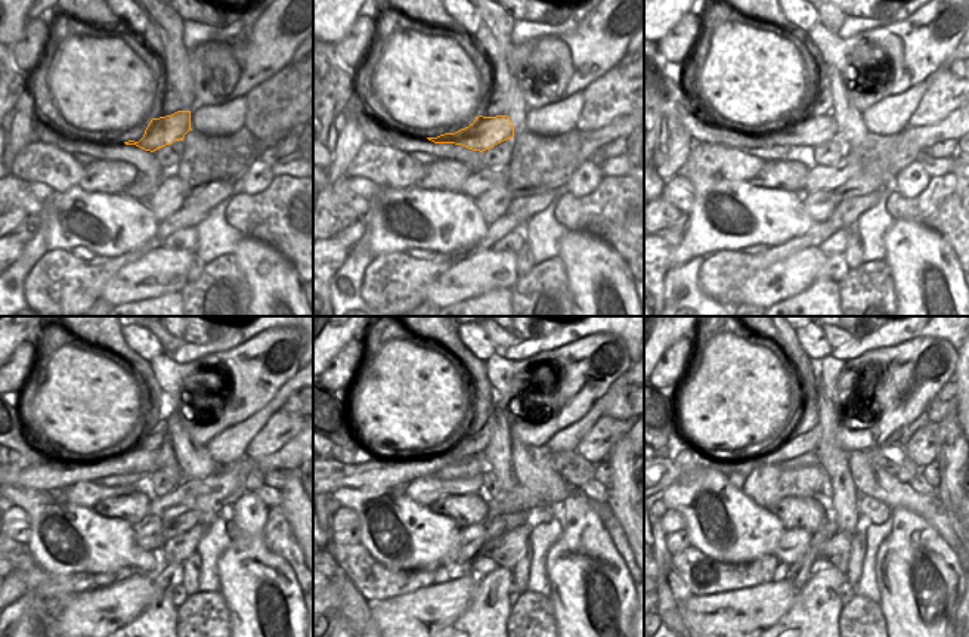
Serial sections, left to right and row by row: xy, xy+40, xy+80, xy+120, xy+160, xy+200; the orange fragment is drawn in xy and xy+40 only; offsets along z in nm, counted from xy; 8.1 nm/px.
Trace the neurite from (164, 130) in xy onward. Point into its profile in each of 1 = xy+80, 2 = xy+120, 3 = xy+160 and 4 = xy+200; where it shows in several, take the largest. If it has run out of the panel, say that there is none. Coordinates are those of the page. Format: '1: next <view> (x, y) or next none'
1: next xy+80 (799, 132)
2: next xy+120 (56, 473)
3: next xy+160 (375, 473)
4: next xy+200 (674, 473)

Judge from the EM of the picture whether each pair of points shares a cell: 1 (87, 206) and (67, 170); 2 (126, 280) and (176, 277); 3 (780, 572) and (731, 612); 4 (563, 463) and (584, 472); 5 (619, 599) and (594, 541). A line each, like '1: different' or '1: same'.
1: different
2: same
3: different
4: same
5: same

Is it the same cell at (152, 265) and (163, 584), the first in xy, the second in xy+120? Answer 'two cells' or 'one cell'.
two cells

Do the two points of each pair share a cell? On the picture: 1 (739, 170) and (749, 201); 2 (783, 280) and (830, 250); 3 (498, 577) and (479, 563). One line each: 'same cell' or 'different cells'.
1: different cells
2: different cells
3: different cells

